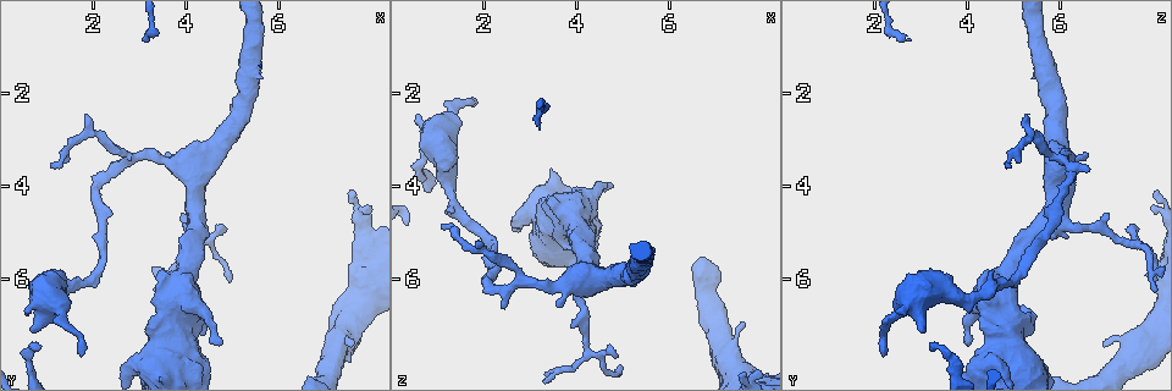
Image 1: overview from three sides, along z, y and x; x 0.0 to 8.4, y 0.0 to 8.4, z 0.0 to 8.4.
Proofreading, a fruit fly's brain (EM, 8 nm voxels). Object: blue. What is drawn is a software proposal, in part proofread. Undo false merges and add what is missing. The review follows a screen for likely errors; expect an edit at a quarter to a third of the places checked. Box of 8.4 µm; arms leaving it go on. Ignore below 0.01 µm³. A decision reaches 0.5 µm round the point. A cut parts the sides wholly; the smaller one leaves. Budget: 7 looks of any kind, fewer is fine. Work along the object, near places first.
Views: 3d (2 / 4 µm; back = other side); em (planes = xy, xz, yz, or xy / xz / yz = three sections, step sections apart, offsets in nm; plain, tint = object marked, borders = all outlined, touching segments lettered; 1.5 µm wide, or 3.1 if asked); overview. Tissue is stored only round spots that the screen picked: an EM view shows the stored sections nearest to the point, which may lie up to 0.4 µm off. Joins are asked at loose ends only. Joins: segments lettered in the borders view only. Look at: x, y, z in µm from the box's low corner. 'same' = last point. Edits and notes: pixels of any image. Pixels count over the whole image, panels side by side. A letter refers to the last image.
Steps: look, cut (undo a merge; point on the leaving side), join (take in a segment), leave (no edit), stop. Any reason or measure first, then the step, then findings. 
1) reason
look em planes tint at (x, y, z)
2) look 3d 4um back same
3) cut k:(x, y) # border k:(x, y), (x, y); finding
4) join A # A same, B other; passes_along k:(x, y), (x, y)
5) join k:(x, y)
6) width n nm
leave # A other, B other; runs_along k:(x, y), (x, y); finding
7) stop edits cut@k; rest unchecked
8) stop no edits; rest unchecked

abrupt turn
look 3d 4um at (3.00, 7.85, 4.60)

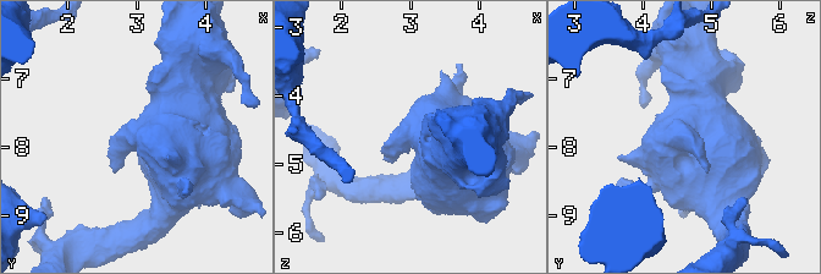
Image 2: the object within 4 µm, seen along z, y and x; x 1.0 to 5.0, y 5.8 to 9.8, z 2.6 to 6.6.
shape alone is not enough
look em planes borders at (3.05, 7.85, 4.60)

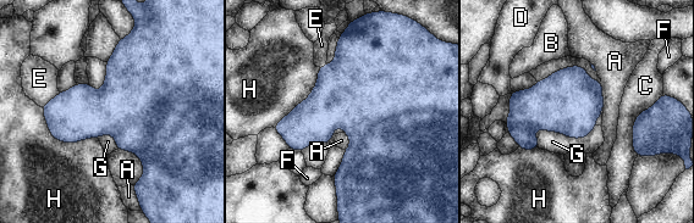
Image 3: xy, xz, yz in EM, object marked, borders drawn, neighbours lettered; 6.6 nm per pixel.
leave # A other, B other, C other, D other, E other, F other, G other, H other; border 3:(600, 81), (604, 109); all the same neuron

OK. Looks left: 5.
free end
look em planes tint at (3.35, 5.95, 4.30)

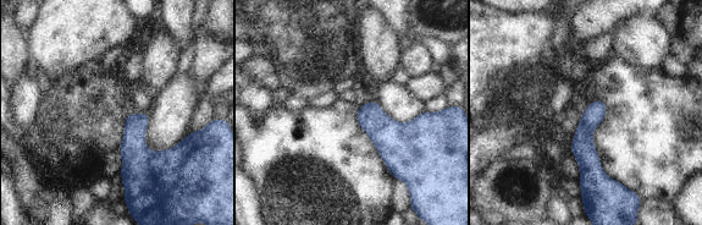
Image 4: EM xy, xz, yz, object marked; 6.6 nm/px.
what lies round it
look em planes borders same

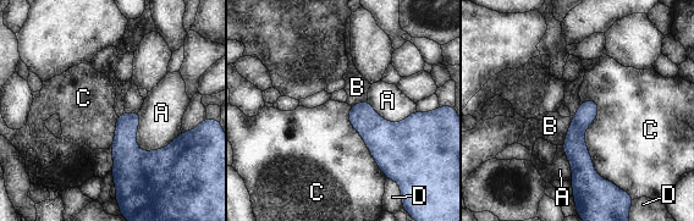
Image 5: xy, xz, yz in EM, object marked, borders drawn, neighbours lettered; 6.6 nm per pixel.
leave # A other, B other, C other, D other; border 5:(588, 98), (587, 150), (618, 187); none of them fits

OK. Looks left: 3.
an open end
look em xz step 4 borders at (3.55, 3.35, 6.65)

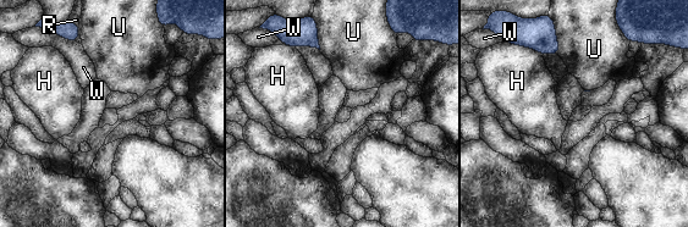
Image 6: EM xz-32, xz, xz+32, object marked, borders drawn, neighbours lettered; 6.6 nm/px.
leave # H other, R other, U other, W other; border 6:(524, 46), (543, 54); none of them fits

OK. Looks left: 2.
stop no edits; rest unchecked

